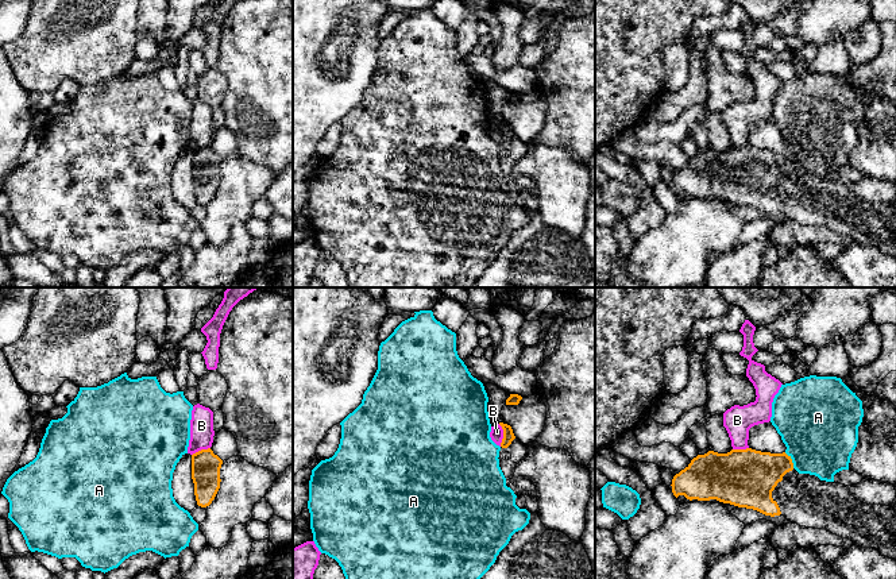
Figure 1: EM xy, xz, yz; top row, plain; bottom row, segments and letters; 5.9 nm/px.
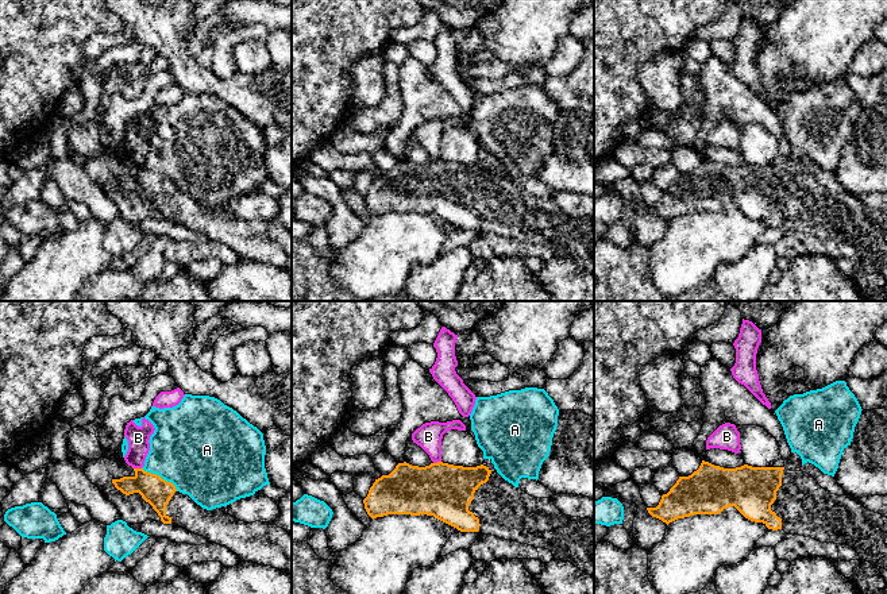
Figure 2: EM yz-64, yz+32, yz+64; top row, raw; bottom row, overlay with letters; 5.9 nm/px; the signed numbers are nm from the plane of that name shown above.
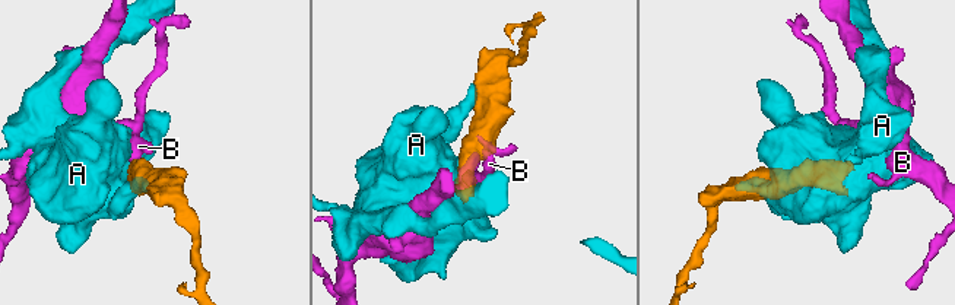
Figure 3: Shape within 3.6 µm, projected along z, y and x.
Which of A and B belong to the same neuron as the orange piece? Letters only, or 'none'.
none

